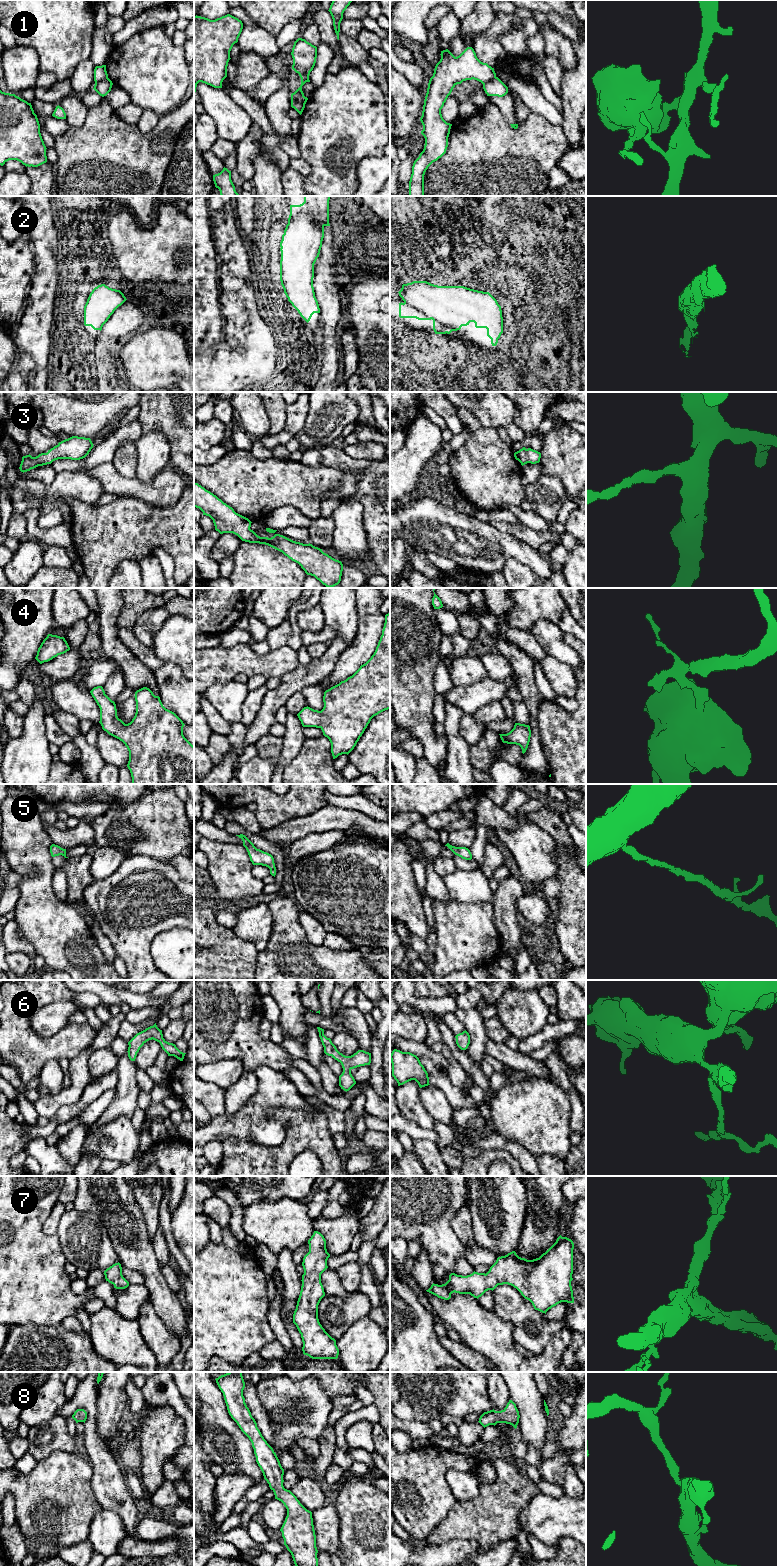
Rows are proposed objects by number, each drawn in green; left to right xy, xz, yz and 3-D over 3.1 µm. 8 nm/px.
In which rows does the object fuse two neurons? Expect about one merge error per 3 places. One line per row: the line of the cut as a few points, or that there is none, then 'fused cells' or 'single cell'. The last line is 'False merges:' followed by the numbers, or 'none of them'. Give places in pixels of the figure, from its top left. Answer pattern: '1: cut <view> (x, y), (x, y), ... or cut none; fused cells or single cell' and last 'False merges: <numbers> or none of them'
1: cut xy (108, 78), (95, 83); fused cells
2: cut xy (125, 299), (118, 292), (106, 298), (98, 295), (96, 305); fused cells
3: cut none; single cell
4: cut none; single cell
5: cut none; single cell
6: cut none; single cell
7: cut none; single cell
8: cut none; single cell
False merges: 1, 2

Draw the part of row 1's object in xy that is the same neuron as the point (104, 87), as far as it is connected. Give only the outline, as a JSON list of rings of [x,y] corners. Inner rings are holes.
[[[110,79],[95,83],[94,90],[102,97],[106,96],[112,88],[112,81]]]

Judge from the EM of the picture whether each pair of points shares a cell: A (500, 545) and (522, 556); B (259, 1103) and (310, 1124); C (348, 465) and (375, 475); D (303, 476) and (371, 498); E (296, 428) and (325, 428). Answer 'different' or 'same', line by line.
A: same
B: different
C: same
D: different
E: different

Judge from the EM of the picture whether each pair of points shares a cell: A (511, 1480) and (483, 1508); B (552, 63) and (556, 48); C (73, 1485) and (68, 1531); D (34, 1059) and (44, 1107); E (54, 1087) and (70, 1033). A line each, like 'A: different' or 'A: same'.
A: same
B: different
C: same
D: different
E: different

